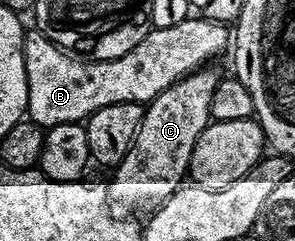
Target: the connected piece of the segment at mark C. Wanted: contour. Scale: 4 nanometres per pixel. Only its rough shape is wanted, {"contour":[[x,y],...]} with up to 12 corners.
{"contour":[[189,73],[147,102],[110,181],[155,211],[188,173],[218,77]]}

